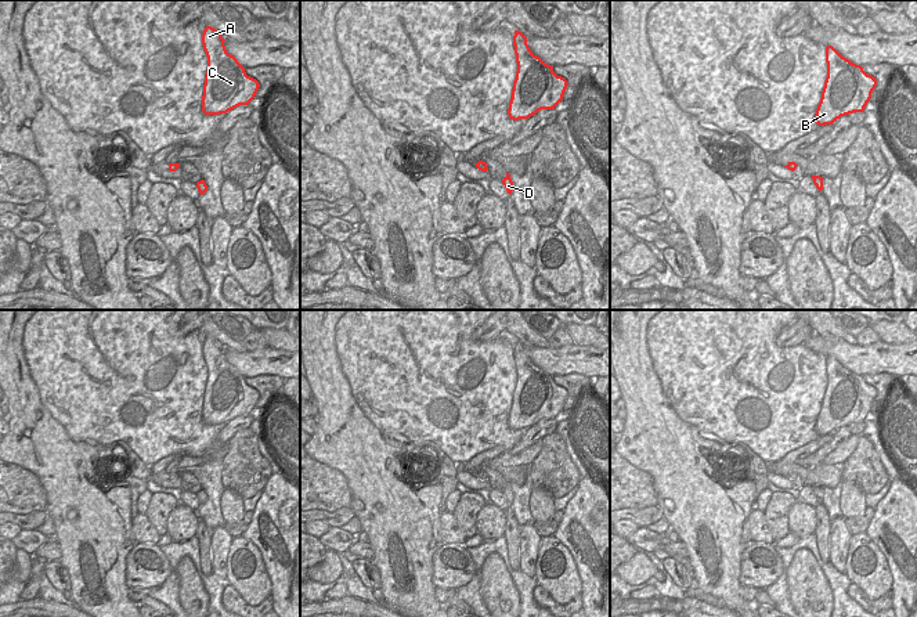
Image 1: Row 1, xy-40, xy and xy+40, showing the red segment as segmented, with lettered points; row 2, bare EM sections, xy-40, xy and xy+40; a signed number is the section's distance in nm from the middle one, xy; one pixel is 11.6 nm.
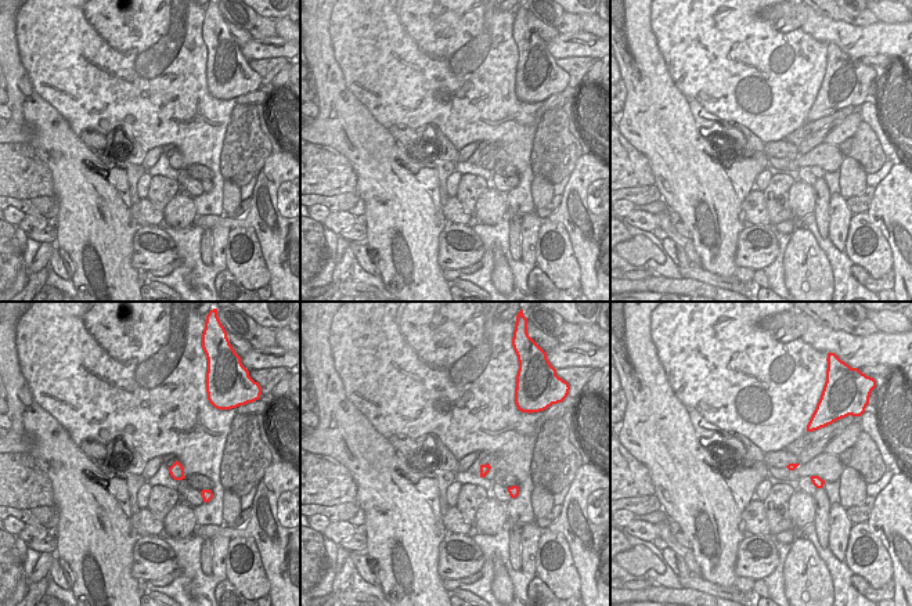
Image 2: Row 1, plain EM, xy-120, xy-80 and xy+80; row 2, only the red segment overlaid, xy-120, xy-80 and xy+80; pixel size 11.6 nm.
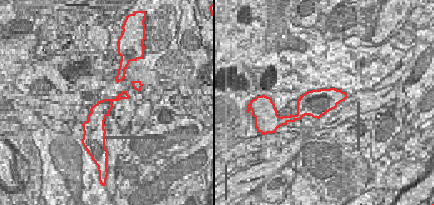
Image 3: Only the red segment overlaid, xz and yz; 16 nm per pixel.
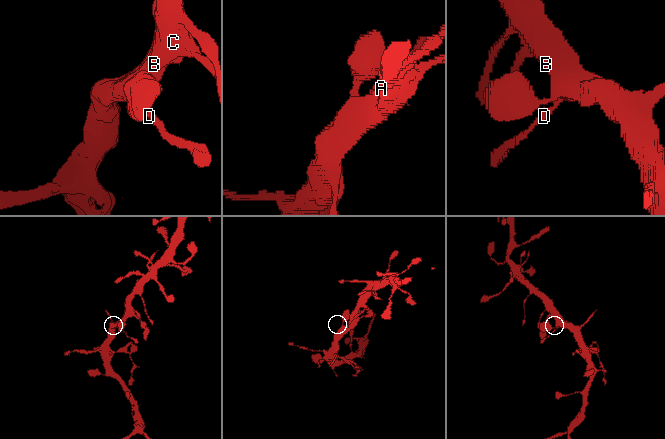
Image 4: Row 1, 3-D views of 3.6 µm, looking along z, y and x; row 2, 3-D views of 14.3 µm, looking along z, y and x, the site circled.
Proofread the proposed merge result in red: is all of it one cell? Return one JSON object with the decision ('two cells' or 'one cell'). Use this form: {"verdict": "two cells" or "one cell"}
{"verdict": "one cell"}

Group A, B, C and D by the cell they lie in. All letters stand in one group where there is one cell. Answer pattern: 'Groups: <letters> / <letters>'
Groups: A B C D

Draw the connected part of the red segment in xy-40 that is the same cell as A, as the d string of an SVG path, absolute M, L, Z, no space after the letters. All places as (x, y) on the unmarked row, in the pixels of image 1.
M212 336L202 343L202 354L207 367L207 382L203 394L202 422L220 425L248 415L256 405L260 394L246 385L238 369L228 364L224 349Z

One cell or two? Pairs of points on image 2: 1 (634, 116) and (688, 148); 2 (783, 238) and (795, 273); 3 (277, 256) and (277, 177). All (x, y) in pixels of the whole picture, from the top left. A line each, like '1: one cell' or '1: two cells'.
1: one cell
2: two cells
3: one cell

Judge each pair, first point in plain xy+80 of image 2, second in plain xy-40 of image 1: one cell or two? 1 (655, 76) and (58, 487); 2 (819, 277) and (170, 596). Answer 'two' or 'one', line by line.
1: one
2: two

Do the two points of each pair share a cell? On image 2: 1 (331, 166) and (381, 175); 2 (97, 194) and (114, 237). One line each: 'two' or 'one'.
1: two
2: one

